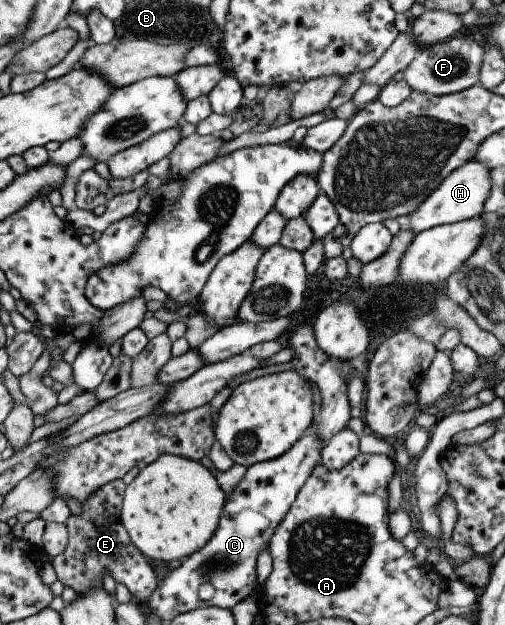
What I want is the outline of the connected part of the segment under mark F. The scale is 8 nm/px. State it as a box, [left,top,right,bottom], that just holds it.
[403,37,483,96]

